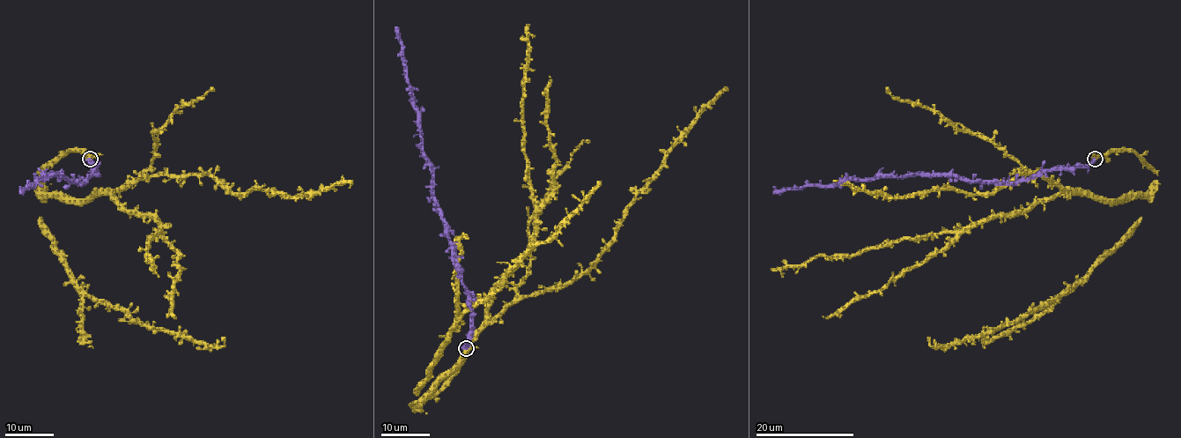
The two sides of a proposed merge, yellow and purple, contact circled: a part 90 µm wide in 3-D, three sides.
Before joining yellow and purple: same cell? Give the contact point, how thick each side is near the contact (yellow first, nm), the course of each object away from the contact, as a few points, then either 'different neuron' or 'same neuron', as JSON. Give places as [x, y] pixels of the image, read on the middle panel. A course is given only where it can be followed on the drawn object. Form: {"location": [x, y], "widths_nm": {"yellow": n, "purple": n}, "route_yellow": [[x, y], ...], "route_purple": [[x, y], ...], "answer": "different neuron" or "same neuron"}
{"location": [466, 348], "widths_nm": {"yellow": 400, "purple": 460}, "route_yellow": [[466, 349], [459, 369], [415, 412], [467, 345], [509, 306], [562, 289], [586, 270], [664, 152], [724, 86]], "route_purple": [[466, 349], [469, 295], [434, 196], [431, 163], [423, 152], [419, 111], [395, 26]], "answer": "same neuron"}

